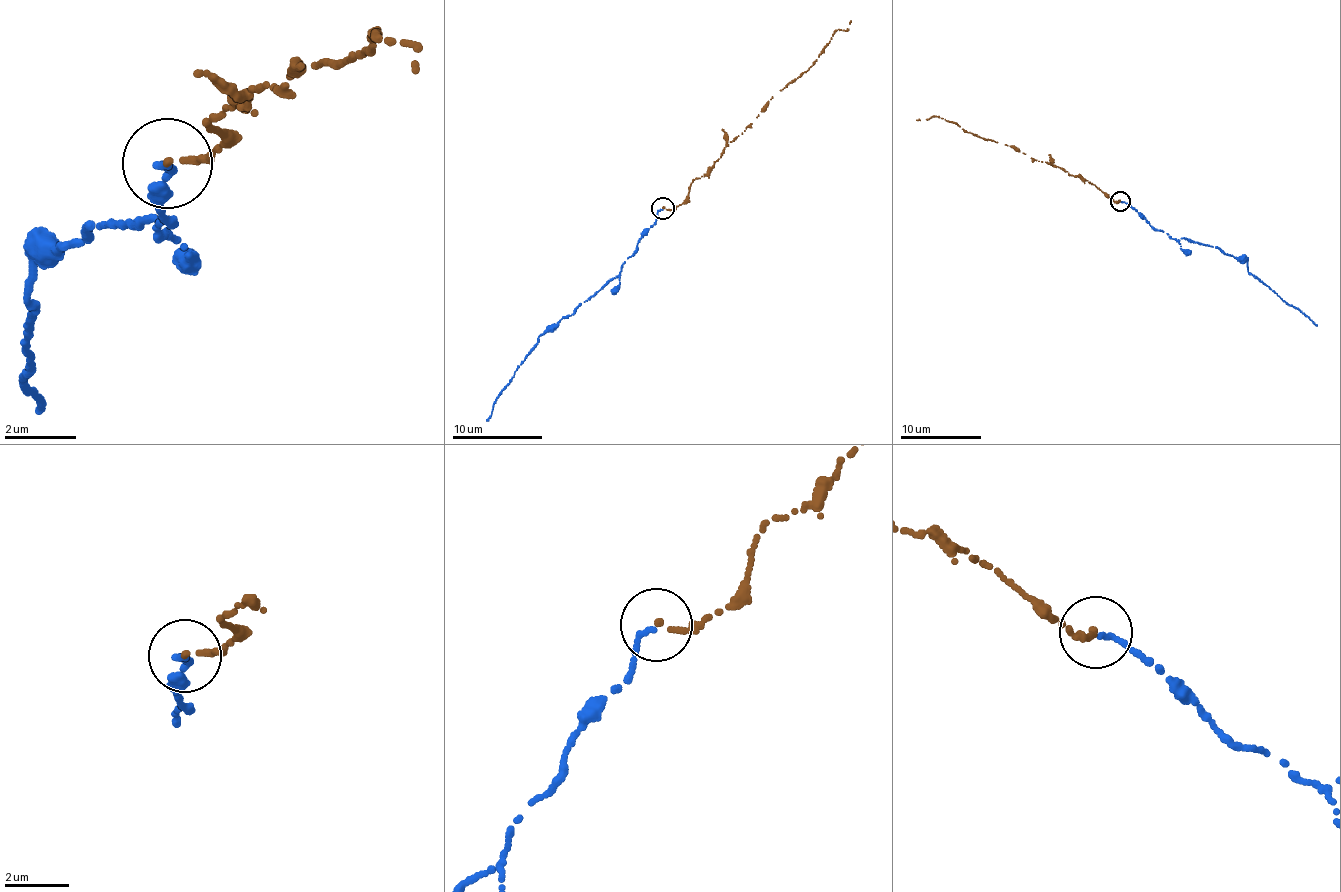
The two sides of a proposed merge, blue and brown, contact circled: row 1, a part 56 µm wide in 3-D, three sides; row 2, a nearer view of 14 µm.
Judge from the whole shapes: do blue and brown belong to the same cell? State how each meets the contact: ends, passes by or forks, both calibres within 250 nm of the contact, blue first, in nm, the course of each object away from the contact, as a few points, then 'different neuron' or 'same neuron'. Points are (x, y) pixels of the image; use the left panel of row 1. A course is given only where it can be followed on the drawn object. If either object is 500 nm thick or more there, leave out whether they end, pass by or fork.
blue ends; brown ends; calibres 150 and 180 nm; course blue (168, 162), (155, 164), (166, 229), (90, 221), (88, 237), (32, 265), (32, 372), (21, 379), (42, 408); course brown (164, 166), (227, 140), (205, 127), (240, 96), (356, 61), (371, 34), (422, 47), (412, 73); same neuron

